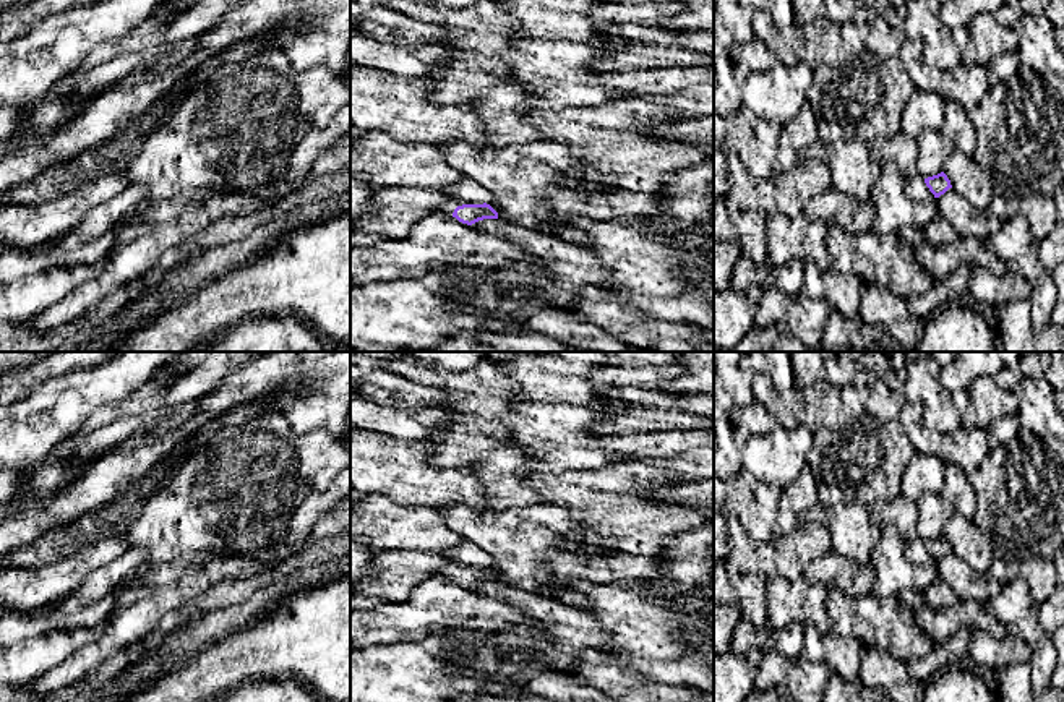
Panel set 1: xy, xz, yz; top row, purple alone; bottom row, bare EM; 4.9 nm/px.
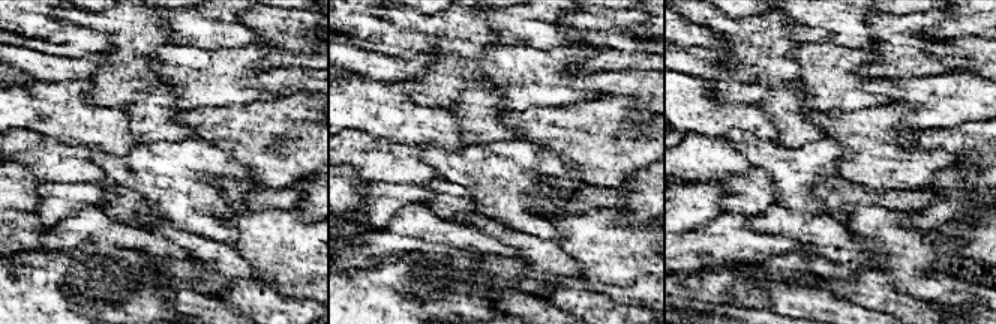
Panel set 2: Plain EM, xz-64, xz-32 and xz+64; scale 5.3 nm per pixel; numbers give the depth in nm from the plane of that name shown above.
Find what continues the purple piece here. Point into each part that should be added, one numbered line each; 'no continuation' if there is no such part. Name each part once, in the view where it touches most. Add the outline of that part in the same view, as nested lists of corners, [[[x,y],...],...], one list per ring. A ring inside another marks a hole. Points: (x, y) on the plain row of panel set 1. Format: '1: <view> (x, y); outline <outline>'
1: xz (466, 555); outline [[[466,540],[459,546],[454,546],[453,550],[441,553],[441,556],[444,556],[449,561],[449,564],[431,576],[441,576],[449,580],[453,580],[453,576],[457,569],[483,566],[488,567],[491,564],[491,559],[487,553],[483,553],[478,546]]]

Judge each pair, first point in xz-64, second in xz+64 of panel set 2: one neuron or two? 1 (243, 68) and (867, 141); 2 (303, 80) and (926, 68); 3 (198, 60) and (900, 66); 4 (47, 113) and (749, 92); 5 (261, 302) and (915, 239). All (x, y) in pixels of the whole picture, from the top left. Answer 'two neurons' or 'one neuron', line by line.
1: two neurons
2: two neurons
3: two neurons
4: two neurons
5: two neurons

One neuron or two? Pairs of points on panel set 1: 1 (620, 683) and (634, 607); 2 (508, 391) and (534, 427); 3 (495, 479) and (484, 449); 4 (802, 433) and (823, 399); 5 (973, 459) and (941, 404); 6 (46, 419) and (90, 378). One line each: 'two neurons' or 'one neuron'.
1: two neurons
2: two neurons
3: two neurons
4: two neurons
5: two neurons
6: one neuron

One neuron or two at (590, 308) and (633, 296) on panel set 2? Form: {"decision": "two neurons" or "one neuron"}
{"decision": "two neurons"}

